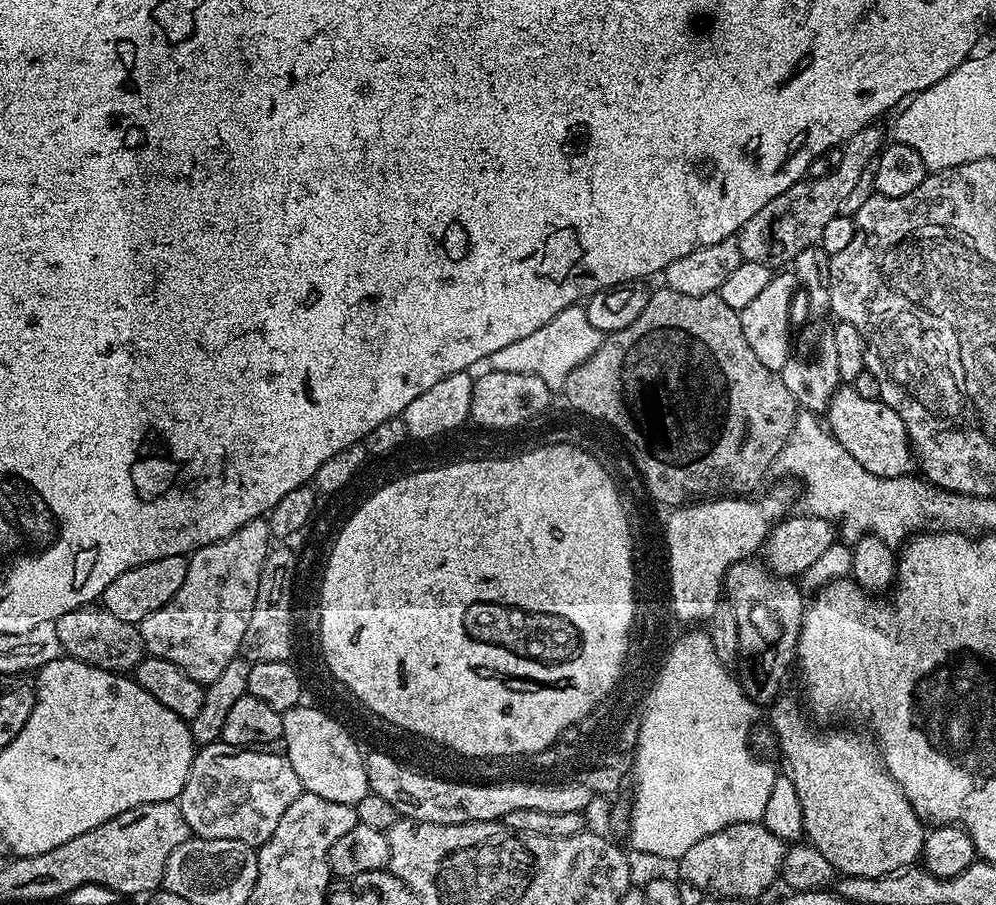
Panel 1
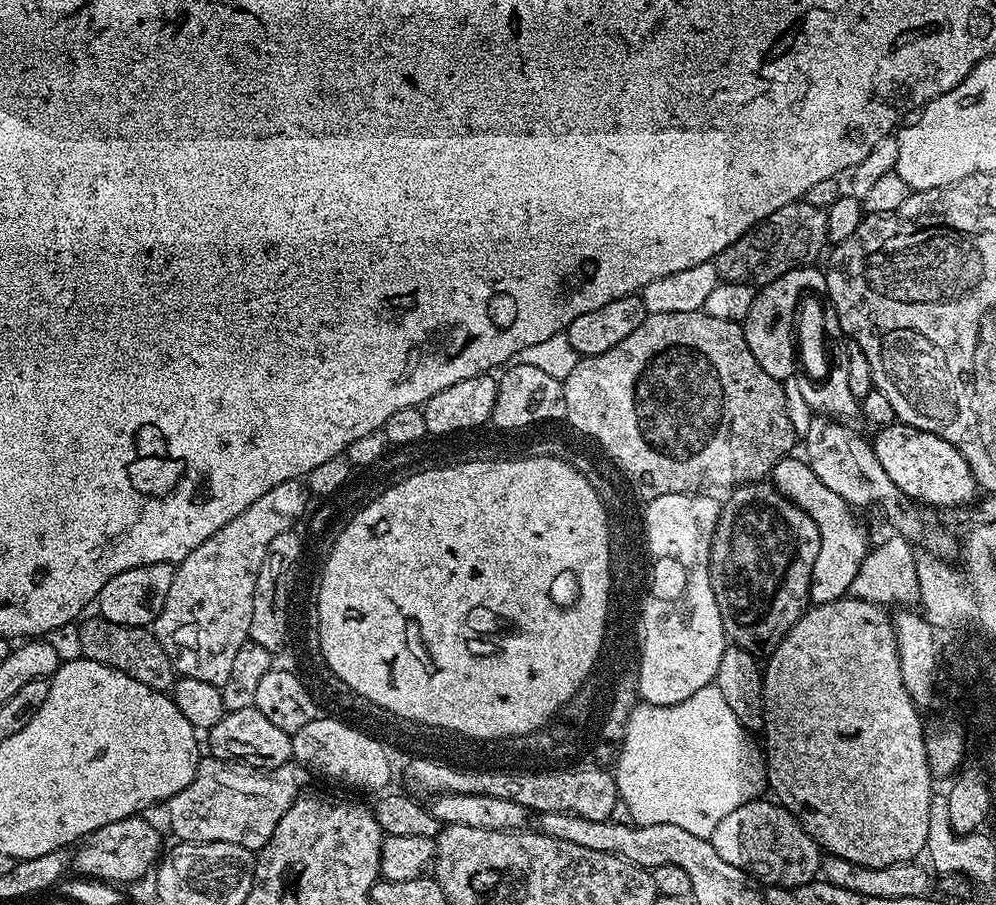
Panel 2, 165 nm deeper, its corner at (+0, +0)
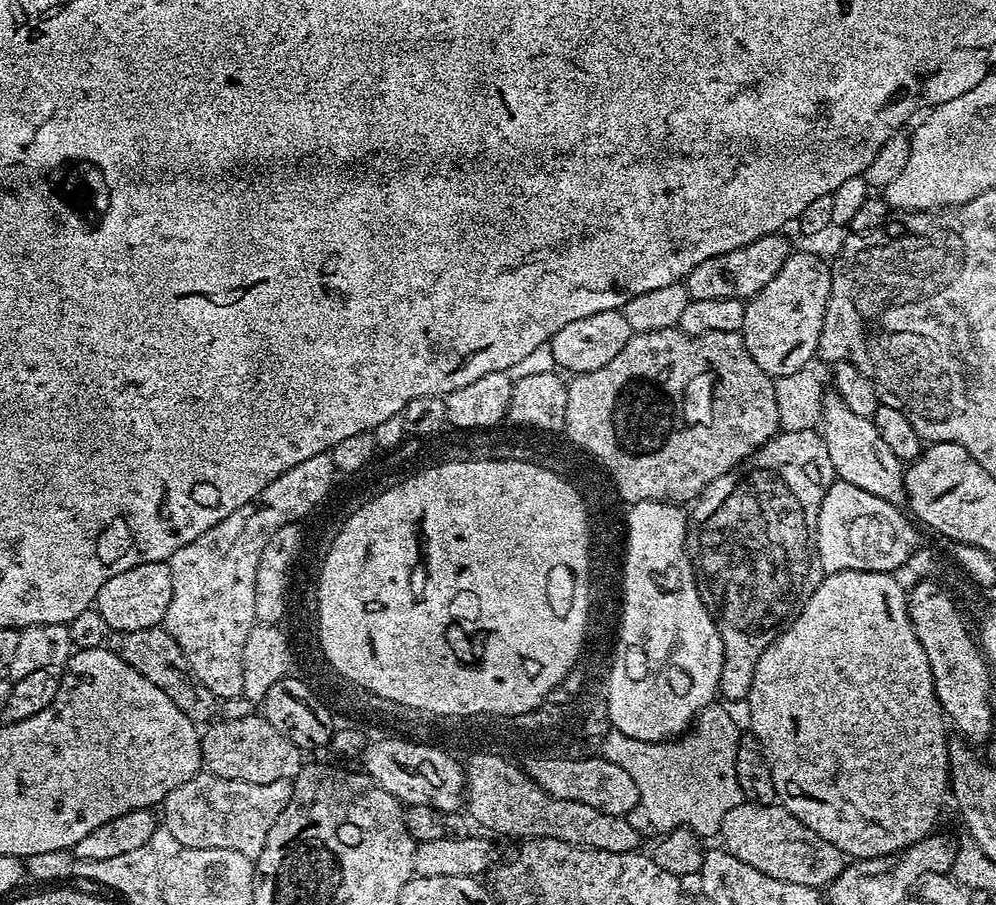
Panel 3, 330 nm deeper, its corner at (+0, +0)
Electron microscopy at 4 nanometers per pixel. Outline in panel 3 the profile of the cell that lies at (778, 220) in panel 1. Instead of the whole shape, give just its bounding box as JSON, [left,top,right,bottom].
[683,234,793,300]

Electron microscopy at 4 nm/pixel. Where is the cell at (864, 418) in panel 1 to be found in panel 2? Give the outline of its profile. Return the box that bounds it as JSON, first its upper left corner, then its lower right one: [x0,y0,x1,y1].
[871,422,978,509]

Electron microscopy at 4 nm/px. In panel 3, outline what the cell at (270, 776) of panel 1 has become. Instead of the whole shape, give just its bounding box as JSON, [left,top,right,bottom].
[162,770,291,862]

